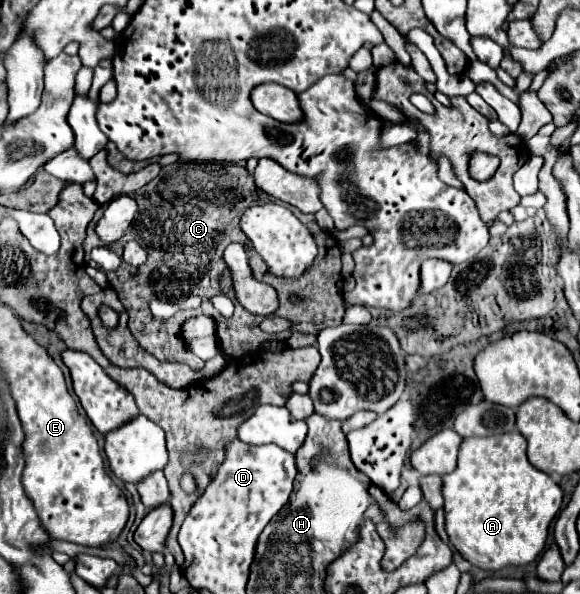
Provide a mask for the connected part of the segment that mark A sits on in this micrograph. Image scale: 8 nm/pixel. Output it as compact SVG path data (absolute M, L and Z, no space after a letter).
M510 432L494 438L466 438L458 454L458 466L444 478L444 512L446 532L452 546L472 566L482 570L502 570L506 566L532 564L548 544L550 522L562 506L562 490L552 476L534 468L526 458L526 438L520 432Z

